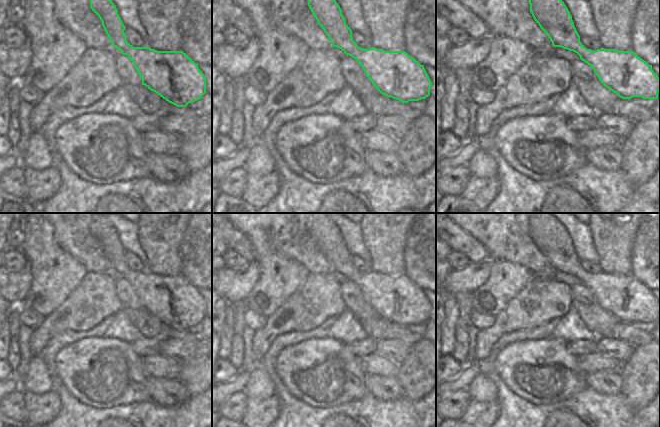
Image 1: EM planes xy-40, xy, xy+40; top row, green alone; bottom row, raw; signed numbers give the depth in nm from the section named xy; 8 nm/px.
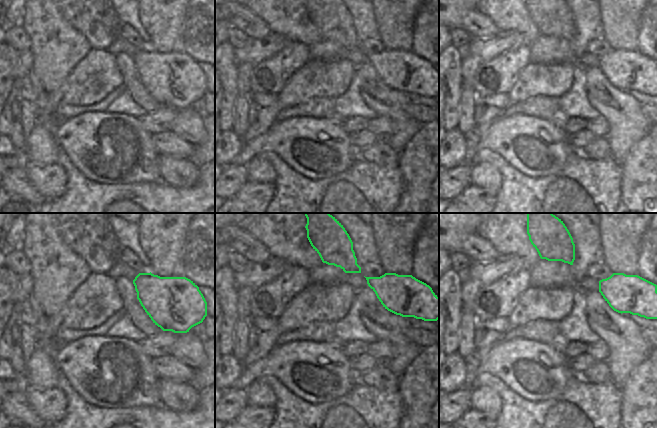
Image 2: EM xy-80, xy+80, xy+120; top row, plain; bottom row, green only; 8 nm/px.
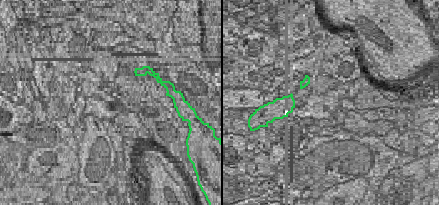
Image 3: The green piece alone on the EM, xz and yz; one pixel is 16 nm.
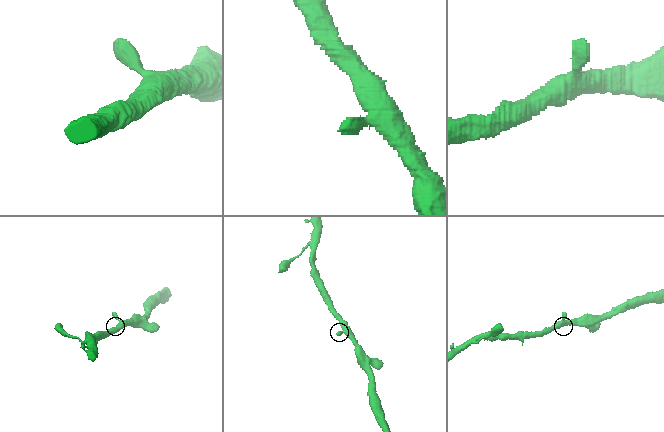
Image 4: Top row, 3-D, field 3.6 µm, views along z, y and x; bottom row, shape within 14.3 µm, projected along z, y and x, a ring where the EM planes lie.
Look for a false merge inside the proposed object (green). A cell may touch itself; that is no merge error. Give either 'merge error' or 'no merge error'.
no merge error

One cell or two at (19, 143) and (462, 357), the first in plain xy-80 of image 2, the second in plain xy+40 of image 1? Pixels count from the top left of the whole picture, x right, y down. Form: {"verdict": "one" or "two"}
{"verdict": "one"}

